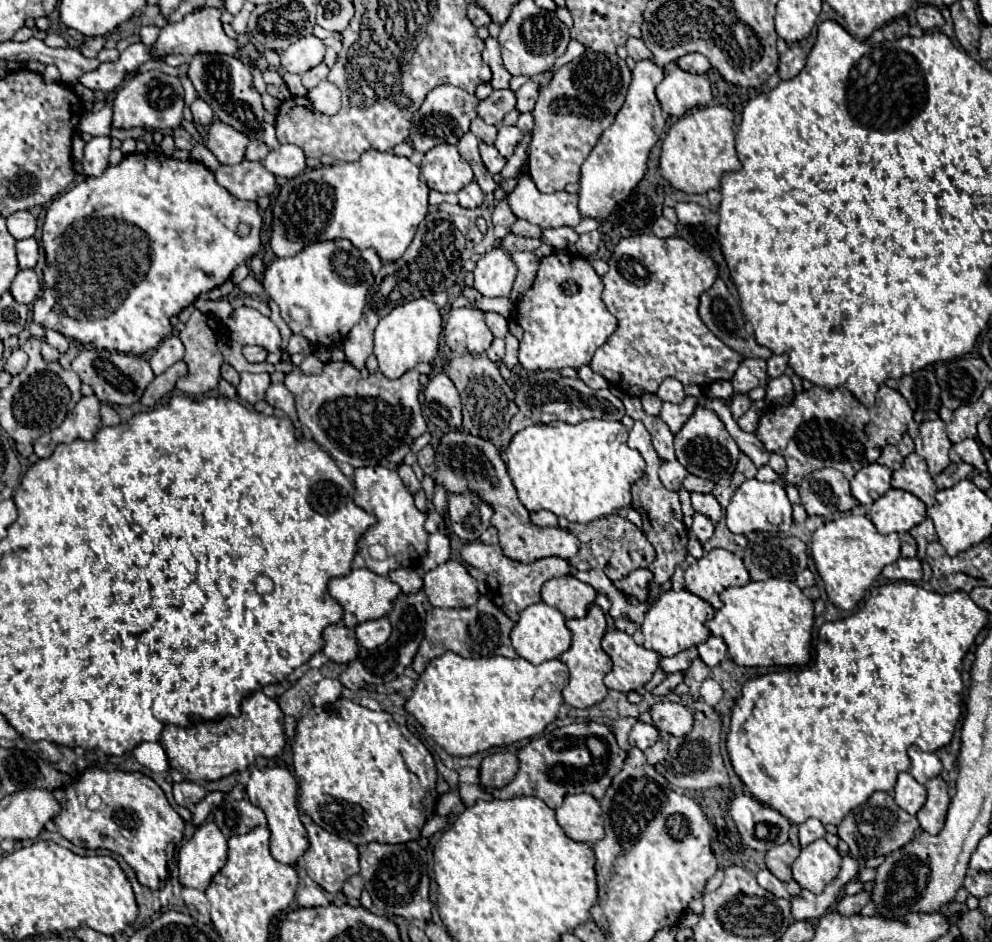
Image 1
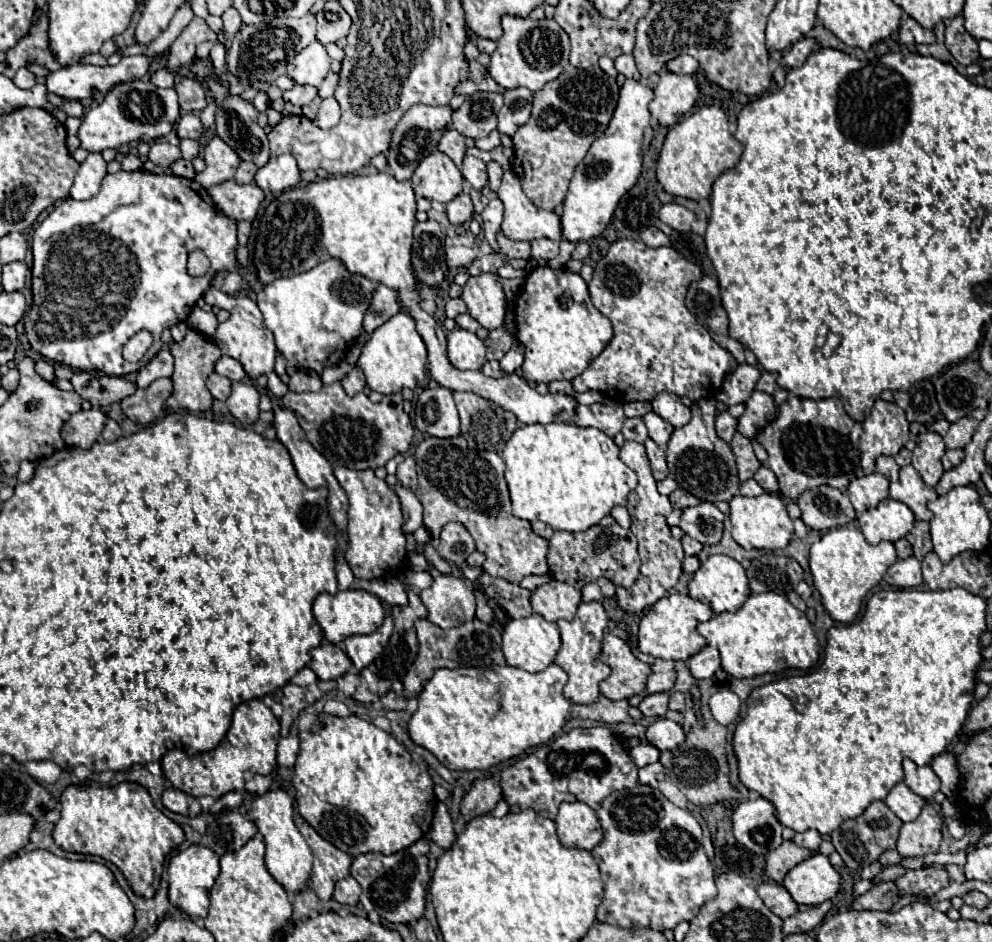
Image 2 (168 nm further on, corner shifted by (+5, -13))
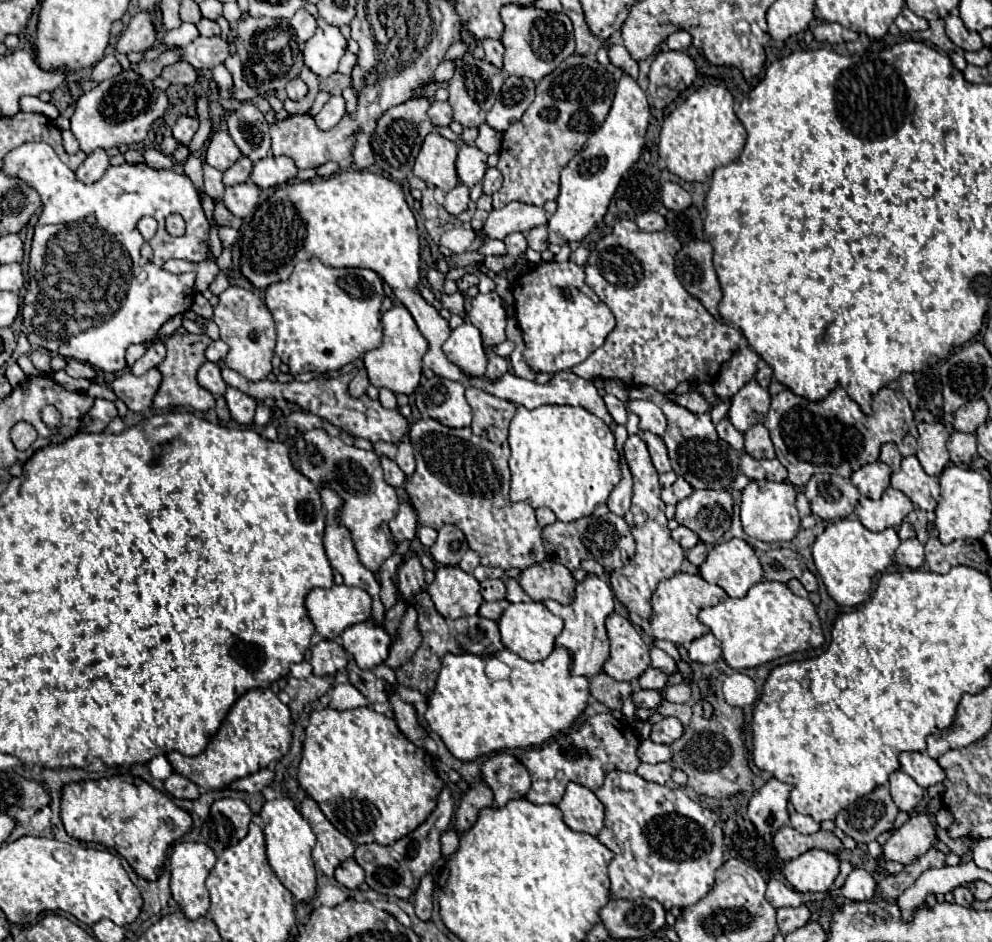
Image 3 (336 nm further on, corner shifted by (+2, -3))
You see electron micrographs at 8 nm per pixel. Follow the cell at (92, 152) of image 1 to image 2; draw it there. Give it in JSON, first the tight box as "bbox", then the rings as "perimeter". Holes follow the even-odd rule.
{"bbox":[71,152,107,200],"perimeter":[[[91,152],[75,176],[75,184],[71,188],[71,198],[75,198],[75,200],[93,198],[99,192],[99,186],[101,186],[101,180],[105,178],[105,174],[107,174],[107,162],[103,160],[103,156],[99,152]]]}

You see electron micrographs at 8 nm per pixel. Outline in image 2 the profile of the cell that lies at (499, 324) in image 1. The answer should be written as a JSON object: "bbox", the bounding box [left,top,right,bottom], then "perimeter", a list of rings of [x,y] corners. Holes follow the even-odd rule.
{"bbox":[455,314,489,340],"perimeter":[[[461,314],[461,316],[457,316],[455,322],[457,322],[457,326],[461,326],[461,328],[473,332],[473,334],[477,334],[481,340],[485,340],[485,338],[489,336],[489,330],[483,328],[483,326],[481,326],[473,316],[469,316],[469,314]]]}

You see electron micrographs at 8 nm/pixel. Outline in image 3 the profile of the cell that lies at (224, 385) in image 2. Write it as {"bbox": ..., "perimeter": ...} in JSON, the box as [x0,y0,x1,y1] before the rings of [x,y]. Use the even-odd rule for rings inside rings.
{"bbox":[198,362,226,398],"perimeter":[[[204,362],[200,368],[198,368],[198,384],[202,388],[206,388],[214,398],[220,398],[224,392],[226,392],[226,382],[222,380],[222,374],[220,374],[220,368],[218,364],[214,362]]]}

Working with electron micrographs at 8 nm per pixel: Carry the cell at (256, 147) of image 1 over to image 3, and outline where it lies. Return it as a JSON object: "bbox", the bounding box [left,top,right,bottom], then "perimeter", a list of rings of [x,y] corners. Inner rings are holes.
{"bbox":[222,156,252,186],"perimeter":[[[242,156],[234,166],[230,166],[224,172],[224,176],[222,176],[224,186],[236,186],[236,184],[242,184],[242,182],[248,182],[250,170],[252,170],[252,160]]]}

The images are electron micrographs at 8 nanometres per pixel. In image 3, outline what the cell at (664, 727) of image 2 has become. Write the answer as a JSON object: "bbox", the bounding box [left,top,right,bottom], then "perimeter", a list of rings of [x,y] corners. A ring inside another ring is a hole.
{"bbox":[650,718,682,744],"perimeter":[[[662,718],[660,722],[656,722],[652,726],[652,732],[650,732],[650,740],[652,742],[660,742],[660,744],[672,744],[674,740],[678,740],[682,736],[682,724],[678,718]]]}

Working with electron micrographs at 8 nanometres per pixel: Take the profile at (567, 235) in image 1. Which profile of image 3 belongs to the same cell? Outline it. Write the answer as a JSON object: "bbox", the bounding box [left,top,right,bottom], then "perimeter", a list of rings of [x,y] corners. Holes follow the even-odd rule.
{"bbox":[526,226,548,252],"perimeter":[[[536,226],[528,232],[526,236],[528,240],[528,246],[536,252],[544,252],[548,248],[548,232],[546,232],[546,226]]]}

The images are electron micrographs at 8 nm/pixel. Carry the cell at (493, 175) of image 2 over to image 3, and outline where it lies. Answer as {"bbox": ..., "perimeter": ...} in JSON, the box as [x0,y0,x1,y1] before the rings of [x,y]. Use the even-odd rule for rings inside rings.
{"bbox":[482,168,502,196],"perimeter":[[[488,168],[484,174],[484,180],[482,180],[482,192],[492,196],[494,192],[500,190],[500,186],[502,186],[502,174],[496,168]]]}

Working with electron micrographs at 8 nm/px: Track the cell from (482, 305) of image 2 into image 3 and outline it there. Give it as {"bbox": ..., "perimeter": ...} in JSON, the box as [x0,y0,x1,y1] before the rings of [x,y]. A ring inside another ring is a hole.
{"bbox":[468,292,506,352],"perimeter":[[[496,292],[478,294],[476,298],[472,298],[472,310],[468,312],[468,320],[480,330],[486,352],[492,352],[500,342],[506,340],[506,312]]]}

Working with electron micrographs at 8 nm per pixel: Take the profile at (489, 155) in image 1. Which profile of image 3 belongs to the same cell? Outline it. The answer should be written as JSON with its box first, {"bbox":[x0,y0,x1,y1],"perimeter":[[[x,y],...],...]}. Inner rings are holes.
{"bbox":[456,146,488,188],"perimeter":[[[462,146],[458,150],[458,158],[456,158],[458,180],[462,184],[466,184],[468,188],[478,184],[484,178],[484,172],[488,168],[486,158],[488,156],[482,150],[478,150],[476,146]]]}

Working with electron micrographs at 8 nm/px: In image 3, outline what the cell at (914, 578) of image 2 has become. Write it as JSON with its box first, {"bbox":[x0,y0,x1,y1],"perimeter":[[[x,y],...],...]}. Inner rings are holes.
{"bbox":[896,538,924,570],"perimeter":[[[918,538],[904,540],[896,550],[896,562],[900,566],[908,566],[912,570],[920,568],[924,564],[924,546],[918,542]]]}

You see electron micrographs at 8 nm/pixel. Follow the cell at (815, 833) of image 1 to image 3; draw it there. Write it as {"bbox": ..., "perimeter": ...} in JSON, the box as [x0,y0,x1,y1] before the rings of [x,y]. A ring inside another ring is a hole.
{"bbox":[790,812,820,834],"perimeter":[[[798,812],[790,814],[790,826],[796,828],[798,832],[802,832],[802,834],[814,834],[814,832],[820,830],[820,824],[816,824],[810,816],[798,814]]]}

